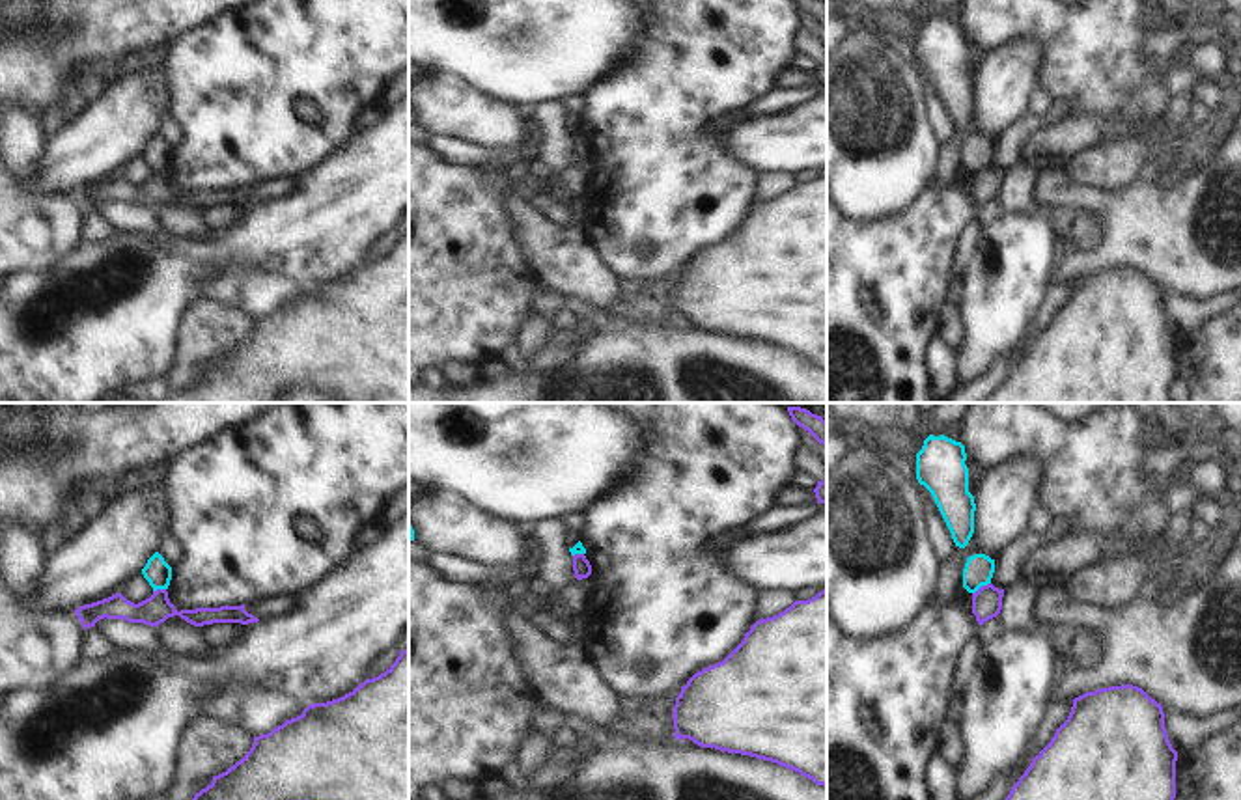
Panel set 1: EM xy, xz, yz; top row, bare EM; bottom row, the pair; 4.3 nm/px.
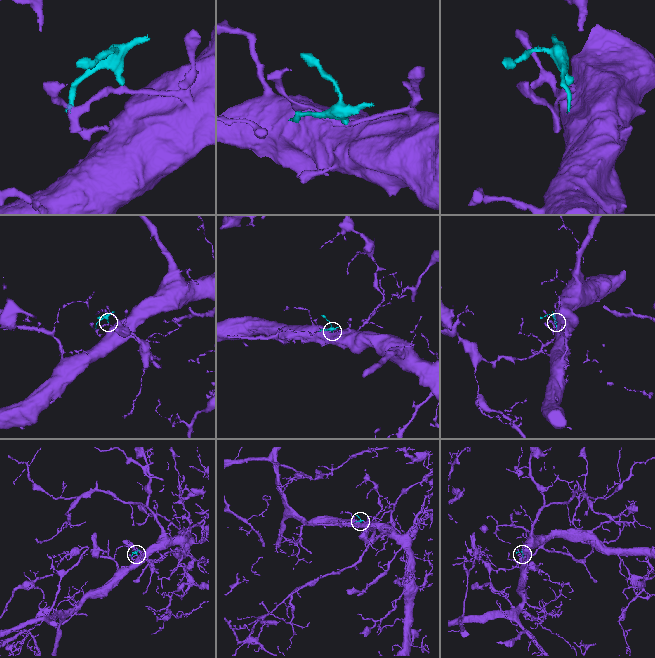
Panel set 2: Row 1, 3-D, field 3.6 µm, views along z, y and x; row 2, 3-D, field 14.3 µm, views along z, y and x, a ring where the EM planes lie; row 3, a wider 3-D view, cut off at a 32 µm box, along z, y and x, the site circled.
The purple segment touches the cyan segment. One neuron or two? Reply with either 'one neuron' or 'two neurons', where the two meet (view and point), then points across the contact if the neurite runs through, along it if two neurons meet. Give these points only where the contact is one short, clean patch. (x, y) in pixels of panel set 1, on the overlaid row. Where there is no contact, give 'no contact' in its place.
two neurons; meets purple in yz at (982, 586); border along yz (990, 582), (973, 593)

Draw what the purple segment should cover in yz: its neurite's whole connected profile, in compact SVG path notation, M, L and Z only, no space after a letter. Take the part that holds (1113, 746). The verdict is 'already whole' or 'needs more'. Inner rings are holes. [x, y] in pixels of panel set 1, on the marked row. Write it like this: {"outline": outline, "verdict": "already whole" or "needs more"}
{"outline": "M1133 684L1099 688L1073 699L1067 720L1006 800L1174 800L1176 761L1161 703Z", "verdict": "already whole"}

